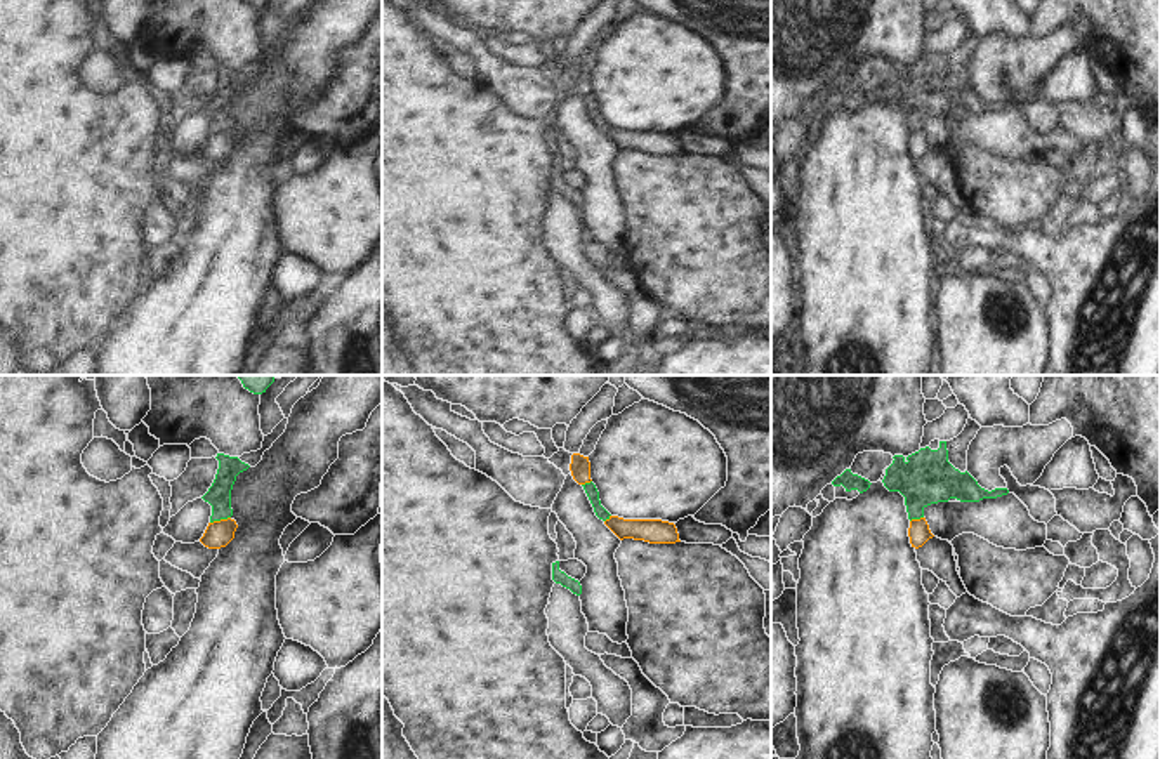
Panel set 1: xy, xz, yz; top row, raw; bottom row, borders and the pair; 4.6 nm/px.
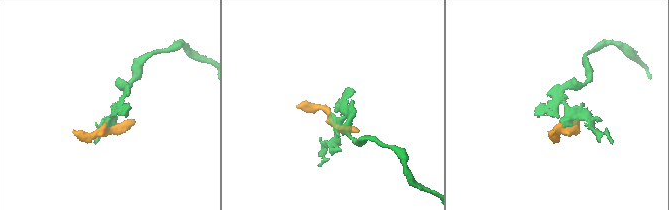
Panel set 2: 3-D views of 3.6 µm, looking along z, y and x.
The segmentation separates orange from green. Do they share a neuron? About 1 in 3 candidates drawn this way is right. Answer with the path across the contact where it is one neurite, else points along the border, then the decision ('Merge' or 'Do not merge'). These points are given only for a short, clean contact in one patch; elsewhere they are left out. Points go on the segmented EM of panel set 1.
Boundary: xy (230, 516), (210, 523). Do not merge

